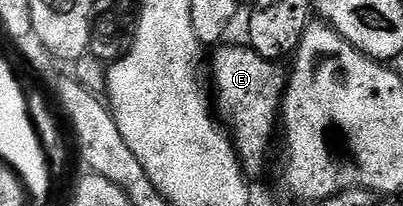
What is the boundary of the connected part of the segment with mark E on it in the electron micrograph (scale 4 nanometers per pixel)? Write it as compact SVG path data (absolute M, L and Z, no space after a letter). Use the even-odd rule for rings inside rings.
M221 46L216 56L212 59L212 83L216 86L214 91L214 111L219 122L226 125L230 132L230 138L236 145L236 153L240 157L240 163L244 166L249 176L255 177L264 167L268 159L268 150L272 147L272 134L277 134L278 120L280 117L280 101L284 98L284 84L286 71L279 62L264 59L262 56L247 46L224 47Z

